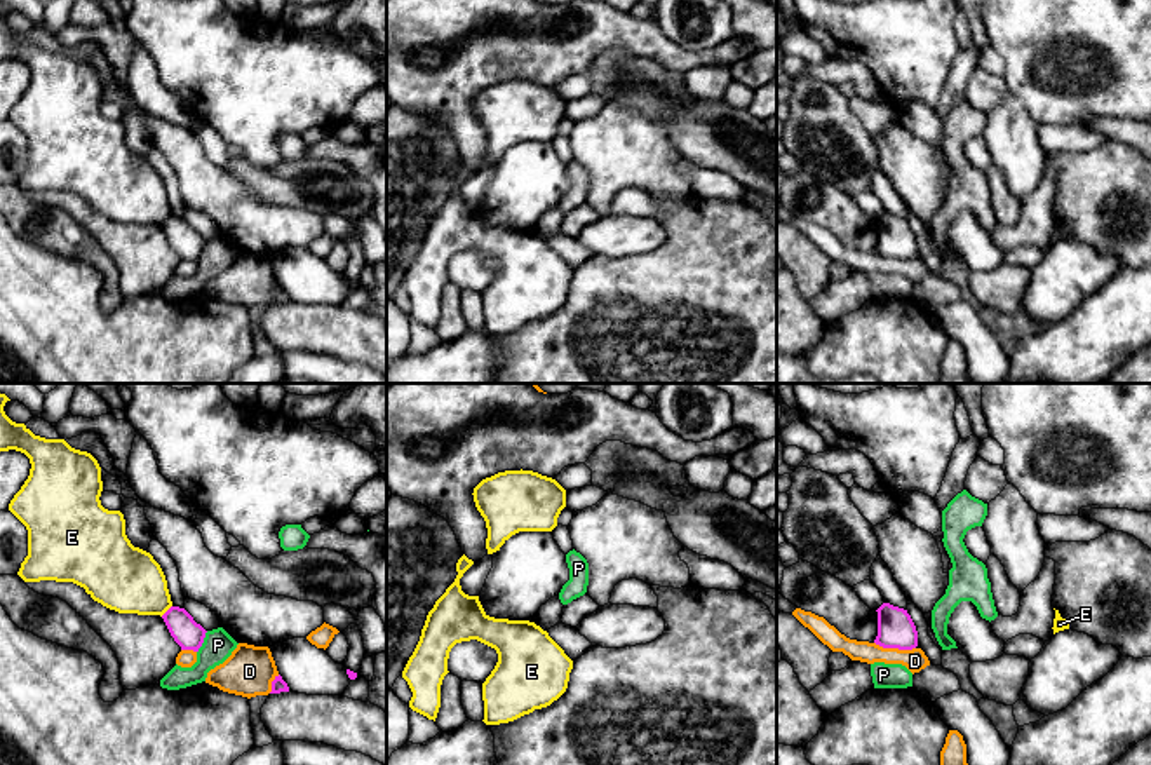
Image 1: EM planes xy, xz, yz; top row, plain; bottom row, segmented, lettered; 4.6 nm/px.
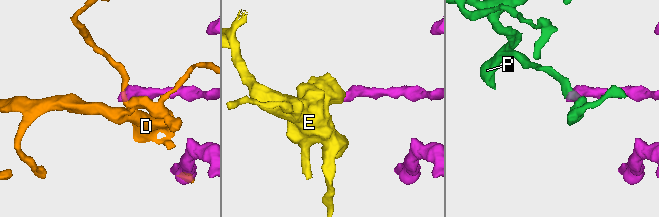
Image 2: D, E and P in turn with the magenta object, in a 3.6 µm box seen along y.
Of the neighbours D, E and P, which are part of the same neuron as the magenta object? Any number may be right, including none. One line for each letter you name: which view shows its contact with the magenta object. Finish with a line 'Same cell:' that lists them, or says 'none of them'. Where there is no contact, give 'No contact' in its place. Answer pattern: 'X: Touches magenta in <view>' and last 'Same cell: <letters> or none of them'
Same cell: none of them

